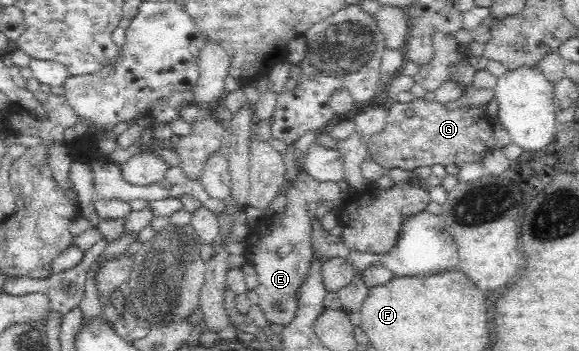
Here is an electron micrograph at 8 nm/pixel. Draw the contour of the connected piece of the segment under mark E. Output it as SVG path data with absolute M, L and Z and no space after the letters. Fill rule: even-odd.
M306 171L299 172L297 180L285 193L288 203L281 220L282 225L258 223L258 227L254 227L254 233L250 235L250 239L246 239L247 259L256 266L260 277L260 285L256 289L257 303L263 311L268 325L287 326L294 321L298 309L298 295L300 295L302 285L310 278L314 251L315 213L322 204L318 194L318 184ZM283 244L292 245L292 250L288 255L280 257L278 247L282 247ZM276 303L285 306L284 313L278 315L273 312L271 307Z

